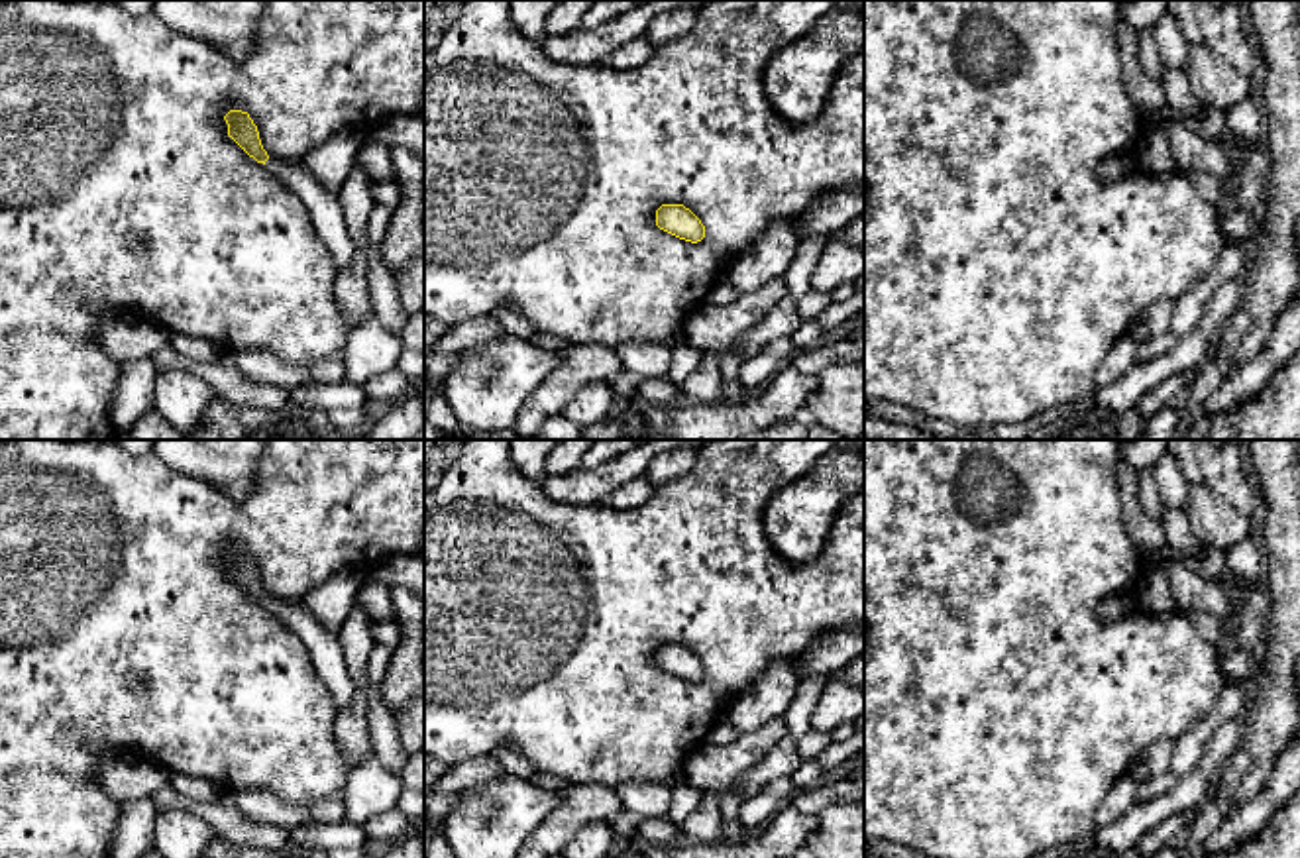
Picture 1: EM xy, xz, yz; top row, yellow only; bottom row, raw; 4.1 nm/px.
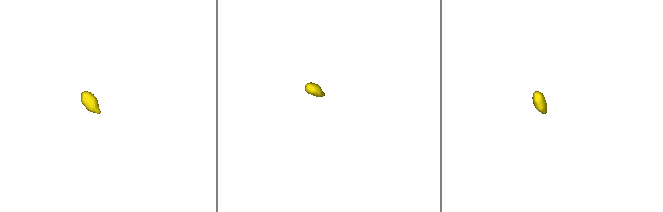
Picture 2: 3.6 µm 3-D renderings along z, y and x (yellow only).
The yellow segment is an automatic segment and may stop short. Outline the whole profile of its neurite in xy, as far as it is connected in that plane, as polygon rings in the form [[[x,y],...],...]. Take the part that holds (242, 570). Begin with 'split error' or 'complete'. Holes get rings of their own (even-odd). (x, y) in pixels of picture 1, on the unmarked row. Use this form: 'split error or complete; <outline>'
split error; [[[230,550],[224,560],[228,563],[228,575],[302,640],[310,662],[328,687],[338,711],[342,713],[352,707],[357,685],[348,675],[338,634],[328,632],[302,603],[269,597],[261,585],[257,565],[247,552]]]

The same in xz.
complete; [[[662,644],[656,650],[656,666],[679,679],[697,683],[705,677],[705,666],[683,644]]]

